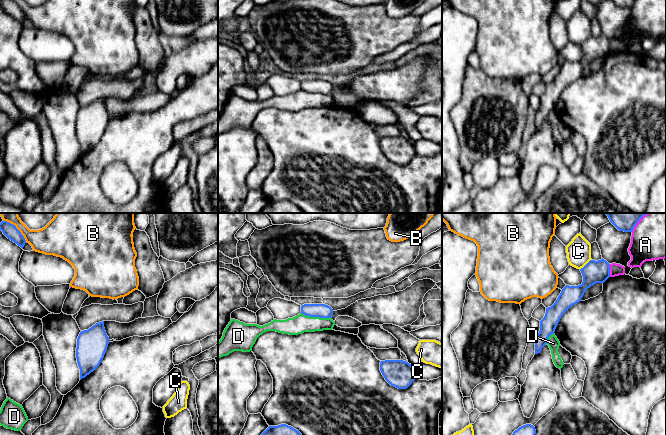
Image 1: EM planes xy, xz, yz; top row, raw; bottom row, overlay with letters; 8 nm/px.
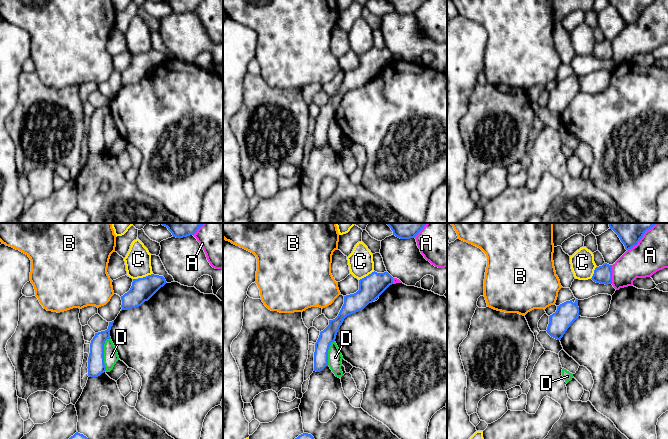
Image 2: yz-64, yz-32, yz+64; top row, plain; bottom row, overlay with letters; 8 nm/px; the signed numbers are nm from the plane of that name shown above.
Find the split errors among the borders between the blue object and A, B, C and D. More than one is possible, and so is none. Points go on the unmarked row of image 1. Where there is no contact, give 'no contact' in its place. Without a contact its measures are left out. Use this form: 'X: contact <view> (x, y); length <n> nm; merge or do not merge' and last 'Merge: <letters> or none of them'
A: contact yz (609, 46); length 110 nm; do not merge
B: contact xy (20, 8); length 180 nm; do not merge
C: contact yz (586, 40); length 130 nm; do not merge
D: contact xz (316, 92); length 260 nm; do not merge
Merge: none of them

